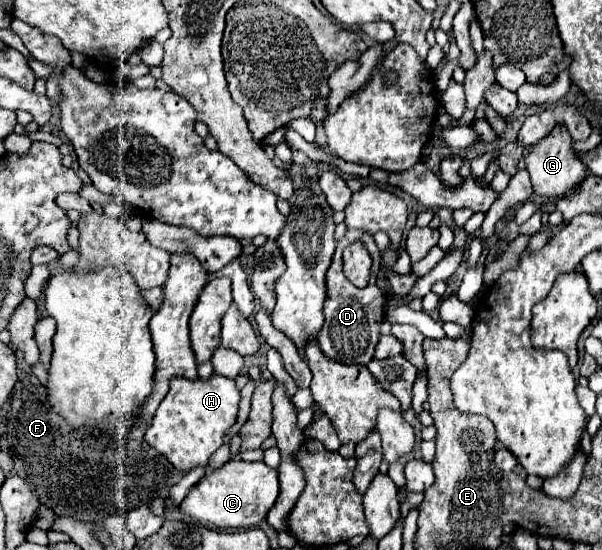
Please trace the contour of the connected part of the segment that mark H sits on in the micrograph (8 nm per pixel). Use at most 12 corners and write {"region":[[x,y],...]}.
{"region":[[234,379],[170,381],[146,443],[206,467],[236,423]]}

